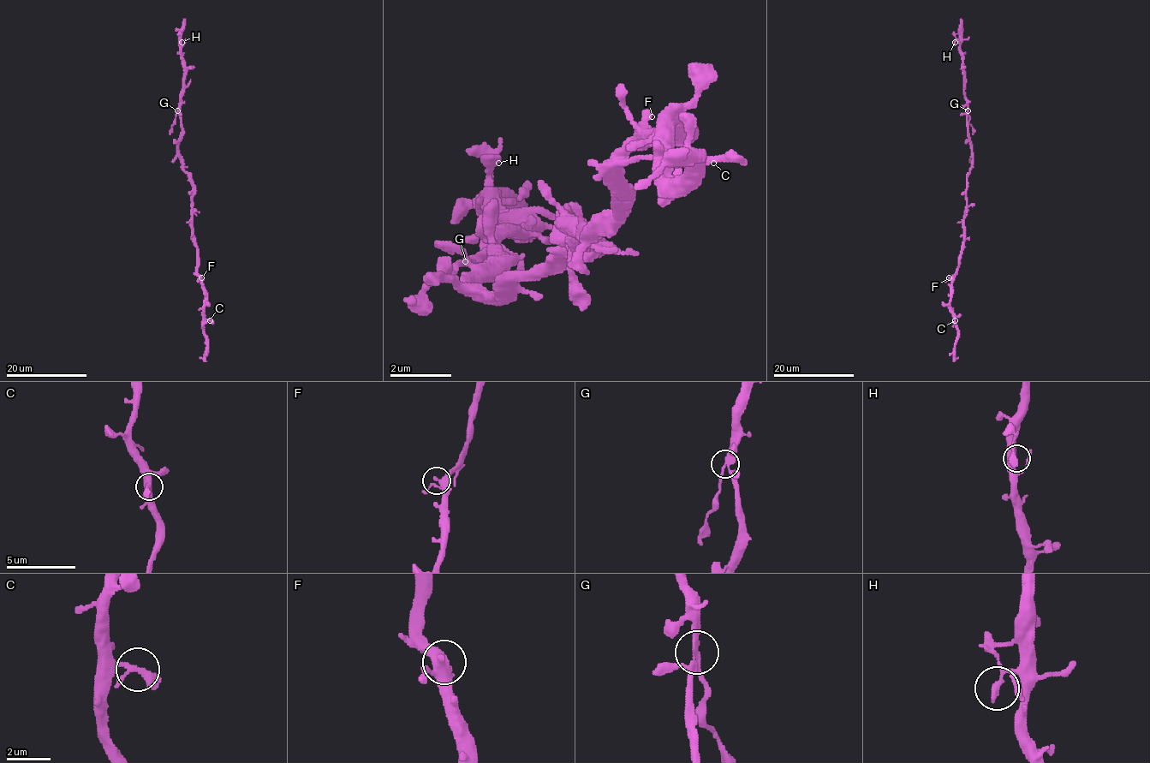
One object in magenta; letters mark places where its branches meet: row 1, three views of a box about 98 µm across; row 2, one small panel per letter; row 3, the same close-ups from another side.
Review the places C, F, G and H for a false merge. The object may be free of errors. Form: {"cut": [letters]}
{"cut": ["G"]}

